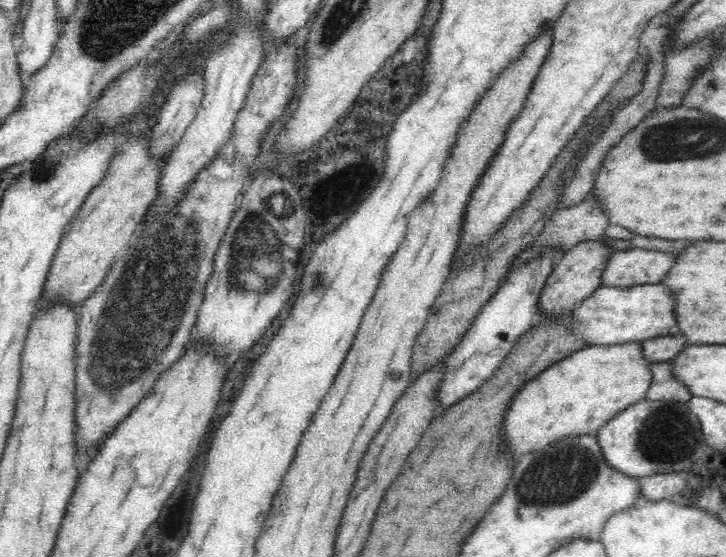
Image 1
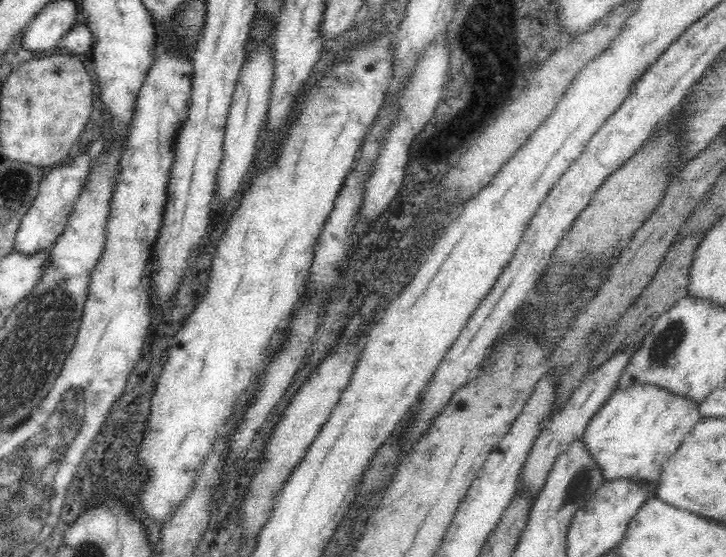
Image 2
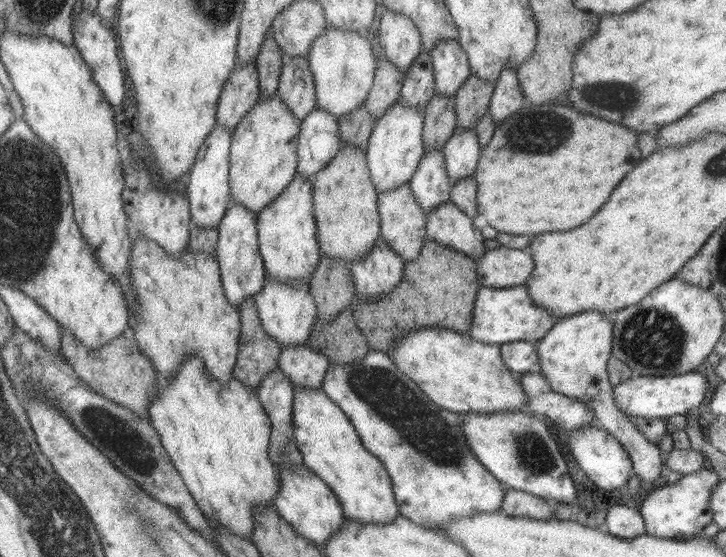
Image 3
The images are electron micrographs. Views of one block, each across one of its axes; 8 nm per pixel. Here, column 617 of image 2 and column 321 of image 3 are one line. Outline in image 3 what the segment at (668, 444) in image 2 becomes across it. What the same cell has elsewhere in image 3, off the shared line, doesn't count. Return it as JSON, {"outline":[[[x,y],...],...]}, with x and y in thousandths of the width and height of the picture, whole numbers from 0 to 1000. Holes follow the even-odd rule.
{"outline":[[[404,695],[404,776],[417,835],[438,855],[464,892],[477,930],[500,941],[536,941],[551,919],[539,860],[525,828],[497,797],[475,741],[439,697]]]}

